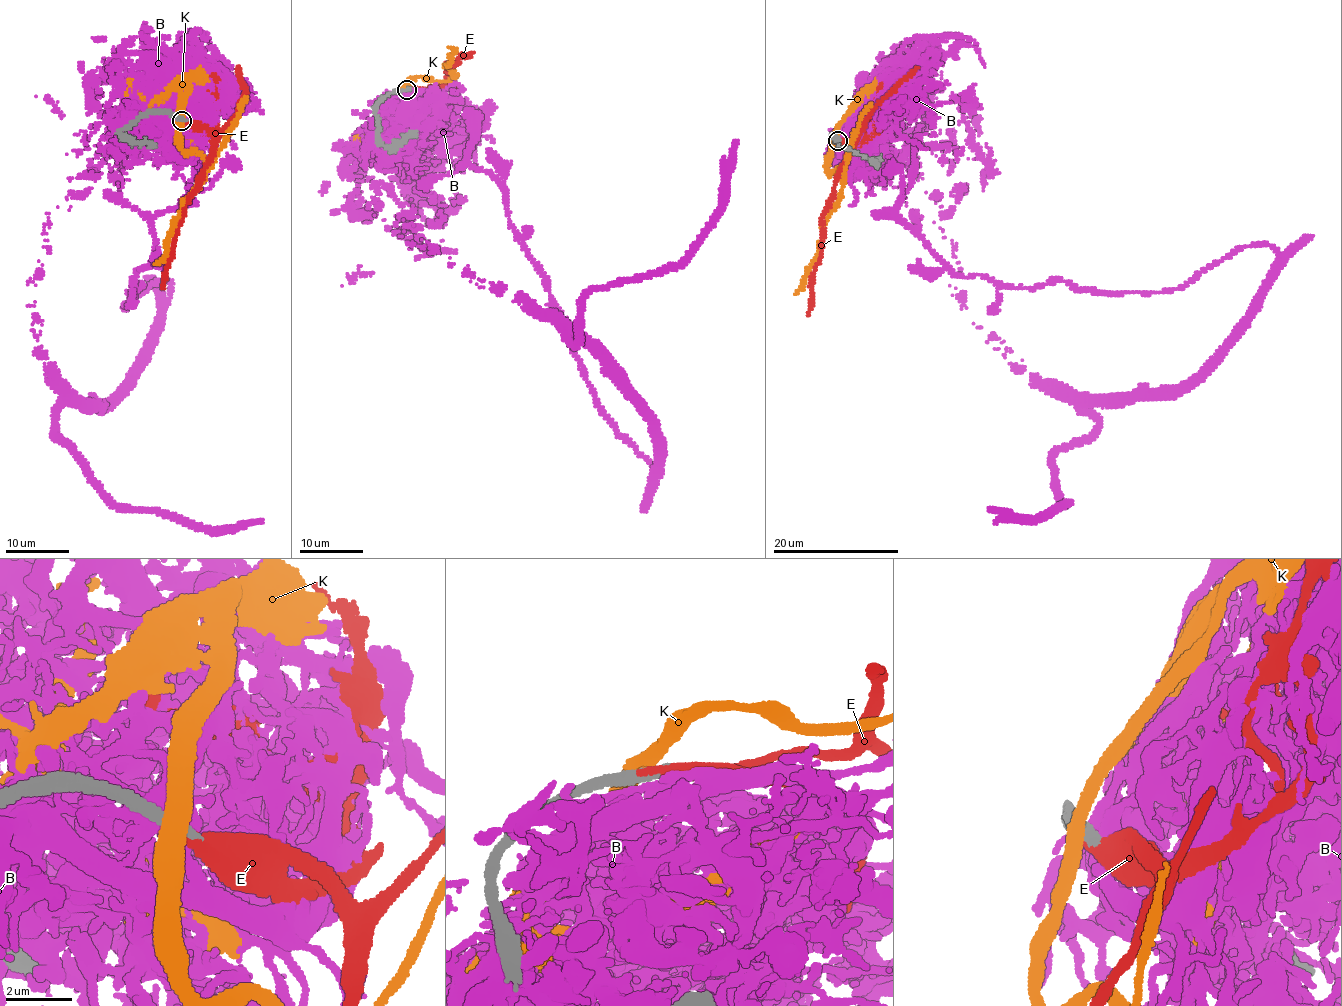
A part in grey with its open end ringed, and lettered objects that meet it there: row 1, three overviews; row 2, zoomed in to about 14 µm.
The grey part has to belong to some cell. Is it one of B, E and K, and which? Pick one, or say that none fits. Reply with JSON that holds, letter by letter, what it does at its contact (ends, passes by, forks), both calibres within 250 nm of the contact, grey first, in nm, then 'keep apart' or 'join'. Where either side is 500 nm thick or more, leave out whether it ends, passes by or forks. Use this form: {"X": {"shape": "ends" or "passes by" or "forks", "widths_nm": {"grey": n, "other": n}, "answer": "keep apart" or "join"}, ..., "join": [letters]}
{"B": {"shape": "forks", "widths_nm": {"grey": 480, "other": 440}, "answer": "keep apart"}, "E": {"shape": "ends", "widths_nm": {"grey": 440, "other": 380}, "answer": "join"}, "K": {"shape": "passes by", "widths_nm": {"grey": 480, "other": 480}, "answer": "keep apart"}, "join": ["E"]}

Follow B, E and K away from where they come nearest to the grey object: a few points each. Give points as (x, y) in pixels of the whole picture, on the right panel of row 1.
B: (838, 140), (932, 109), (897, 216), (955, 274), (1280, 258), (1208, 365), (1082, 404), (1068, 501), (988, 508)
E: (837, 141), (848, 140), (850, 151), (839, 171), (834, 196), (822, 220), (822, 247), (814, 270), (809, 315)
K: (835, 138), (827, 169), (839, 169), (843, 187), (823, 227), (815, 261), (794, 293)

